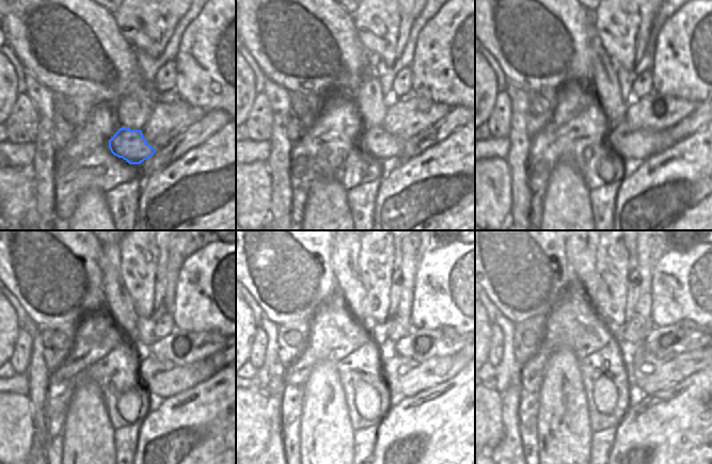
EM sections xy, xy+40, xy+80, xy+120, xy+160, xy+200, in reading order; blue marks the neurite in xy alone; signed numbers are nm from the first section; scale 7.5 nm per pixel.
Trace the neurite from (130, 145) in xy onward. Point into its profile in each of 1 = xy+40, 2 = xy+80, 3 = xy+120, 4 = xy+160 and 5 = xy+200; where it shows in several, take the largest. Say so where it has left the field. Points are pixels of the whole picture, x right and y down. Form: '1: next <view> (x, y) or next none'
1: next xy+40 (376, 141)
2: next xy+80 (630, 144)
3: next xy+120 (164, 380)
4: next xy+160 (406, 377)
5: next xy+200 (647, 373)

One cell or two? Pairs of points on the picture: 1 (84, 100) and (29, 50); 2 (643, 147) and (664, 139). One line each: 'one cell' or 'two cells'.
1: one cell
2: one cell

